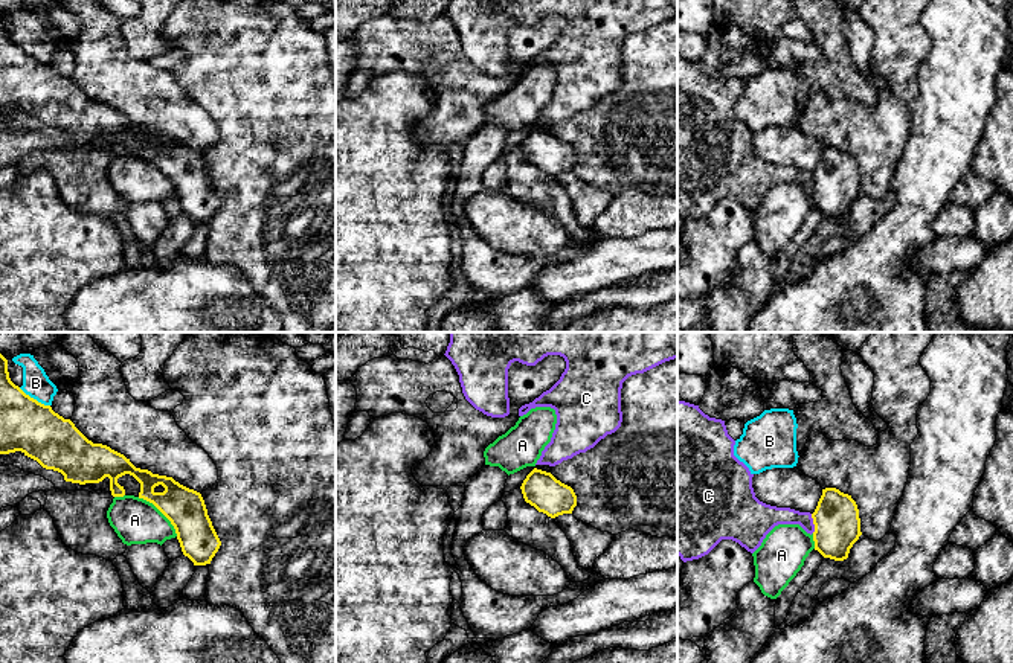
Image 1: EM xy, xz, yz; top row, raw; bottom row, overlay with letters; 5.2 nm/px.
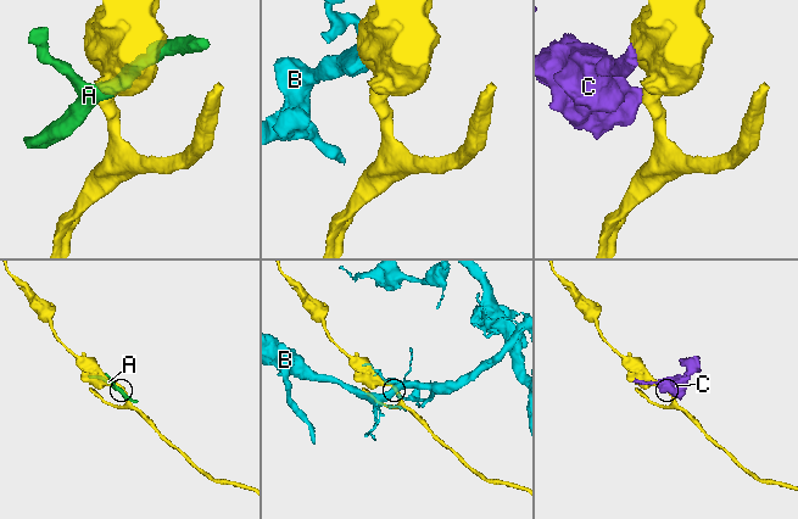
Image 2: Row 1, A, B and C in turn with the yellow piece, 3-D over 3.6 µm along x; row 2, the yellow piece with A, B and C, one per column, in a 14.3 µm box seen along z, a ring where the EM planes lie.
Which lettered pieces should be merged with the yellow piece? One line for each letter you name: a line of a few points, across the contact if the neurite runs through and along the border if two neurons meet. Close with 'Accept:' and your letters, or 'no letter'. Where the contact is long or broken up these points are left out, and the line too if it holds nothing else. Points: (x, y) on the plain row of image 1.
Accept: no letter

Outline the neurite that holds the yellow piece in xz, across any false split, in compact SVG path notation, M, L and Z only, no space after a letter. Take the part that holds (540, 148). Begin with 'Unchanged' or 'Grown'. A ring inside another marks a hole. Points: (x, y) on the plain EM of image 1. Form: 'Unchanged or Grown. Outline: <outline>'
Unchanged. Outline: M537 127L526 134L520 148L526 162L551 177L572 172L577 165L577 154L571 145Z

